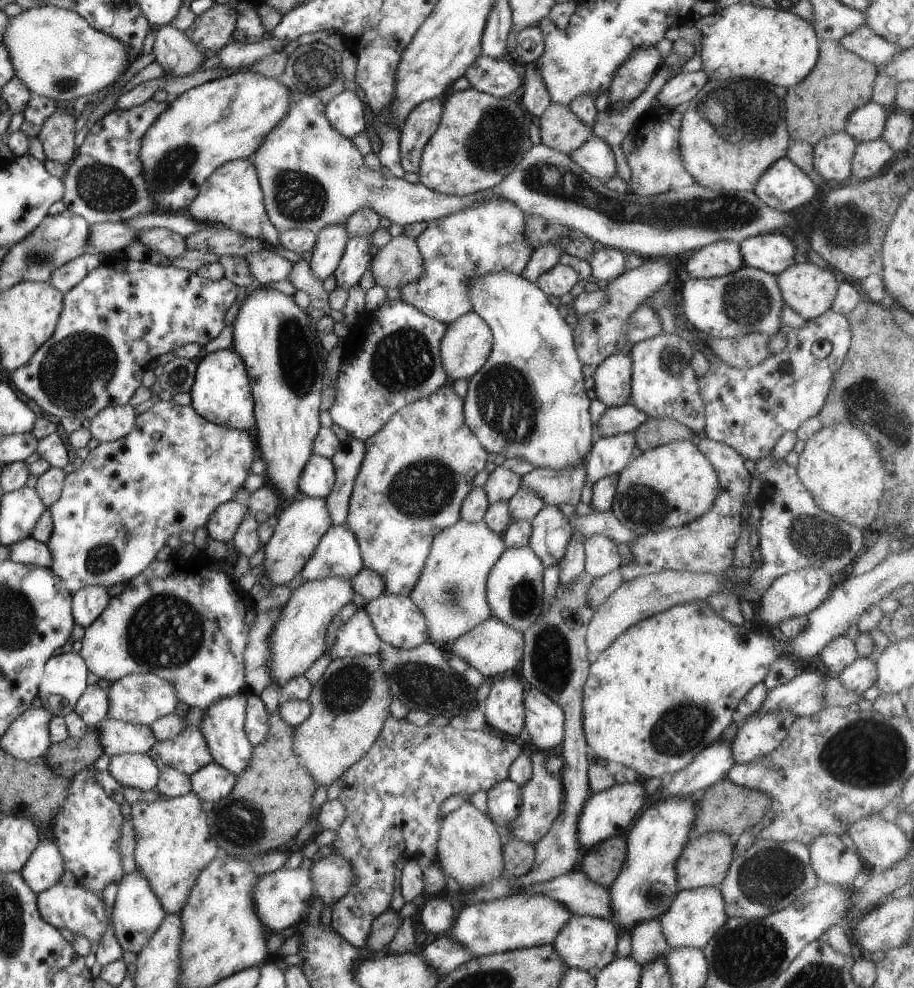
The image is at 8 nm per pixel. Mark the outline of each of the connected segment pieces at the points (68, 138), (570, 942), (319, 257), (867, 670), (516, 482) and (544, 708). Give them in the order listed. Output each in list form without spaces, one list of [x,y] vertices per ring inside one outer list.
[[[64,108],[56,110],[42,124],[38,137],[46,159],[60,162],[65,167],[72,162],[76,151],[76,119],[74,112]]]
[[[572,915],[568,924],[560,930],[553,942],[554,950],[564,960],[564,964],[570,969],[584,971],[596,967],[602,970],[616,958],[616,946],[618,944],[618,930],[611,919],[604,919],[594,916]]]
[[[331,224],[317,232],[317,244],[311,250],[307,259],[316,278],[323,283],[334,274],[346,245],[350,240],[346,225]]]
[[[858,657],[839,674],[840,682],[850,692],[862,695],[868,688],[876,684],[876,664],[869,657]]]
[[[499,465],[492,473],[489,474],[484,484],[484,492],[488,496],[490,504],[498,504],[498,502],[508,502],[520,486],[521,476]]]
[[[531,688],[530,692],[524,694],[524,706],[526,707],[525,727],[530,733],[529,746],[537,751],[553,752],[564,740],[564,711],[560,705],[536,688]]]

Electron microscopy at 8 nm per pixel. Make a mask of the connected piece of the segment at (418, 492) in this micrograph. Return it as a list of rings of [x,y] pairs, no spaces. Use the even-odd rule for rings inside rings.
[[[452,386],[408,403],[390,417],[376,434],[364,440],[366,452],[349,498],[346,524],[358,540],[364,567],[384,576],[384,593],[410,596],[424,568],[432,542],[460,518],[474,476],[484,470],[490,455],[465,423],[464,399]]]

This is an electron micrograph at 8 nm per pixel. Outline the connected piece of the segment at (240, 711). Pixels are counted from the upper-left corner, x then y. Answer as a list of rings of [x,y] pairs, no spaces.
[[[249,693],[236,694],[228,696],[222,700],[216,700],[204,710],[200,730],[206,739],[212,758],[220,766],[224,766],[236,777],[244,768],[248,768],[252,758],[254,746],[248,740],[248,734],[245,729],[246,705]]]

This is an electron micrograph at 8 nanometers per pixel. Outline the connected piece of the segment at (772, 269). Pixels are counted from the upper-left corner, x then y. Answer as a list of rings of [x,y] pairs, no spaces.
[[[780,232],[746,238],[740,248],[744,265],[779,275],[794,264],[795,244]]]

